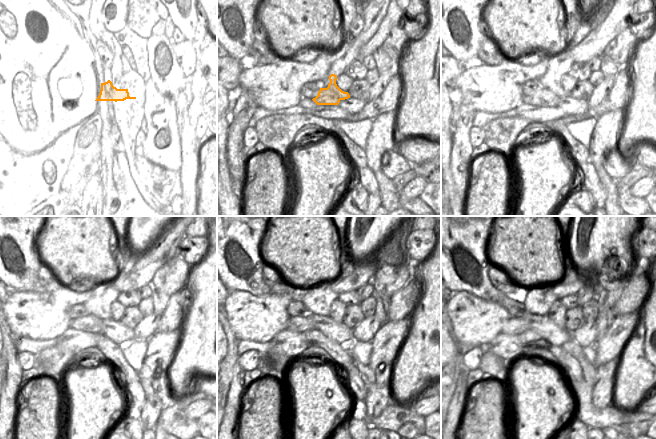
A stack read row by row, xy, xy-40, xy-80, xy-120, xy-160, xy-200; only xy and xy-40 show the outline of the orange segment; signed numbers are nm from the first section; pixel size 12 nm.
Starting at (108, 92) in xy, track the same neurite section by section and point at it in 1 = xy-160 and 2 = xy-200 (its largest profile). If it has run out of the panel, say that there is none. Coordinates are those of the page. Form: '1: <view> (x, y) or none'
1: xy-160 (302, 323)
2: xy-200 (513, 326)

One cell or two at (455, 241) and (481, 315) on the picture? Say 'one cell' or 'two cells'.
two cells

